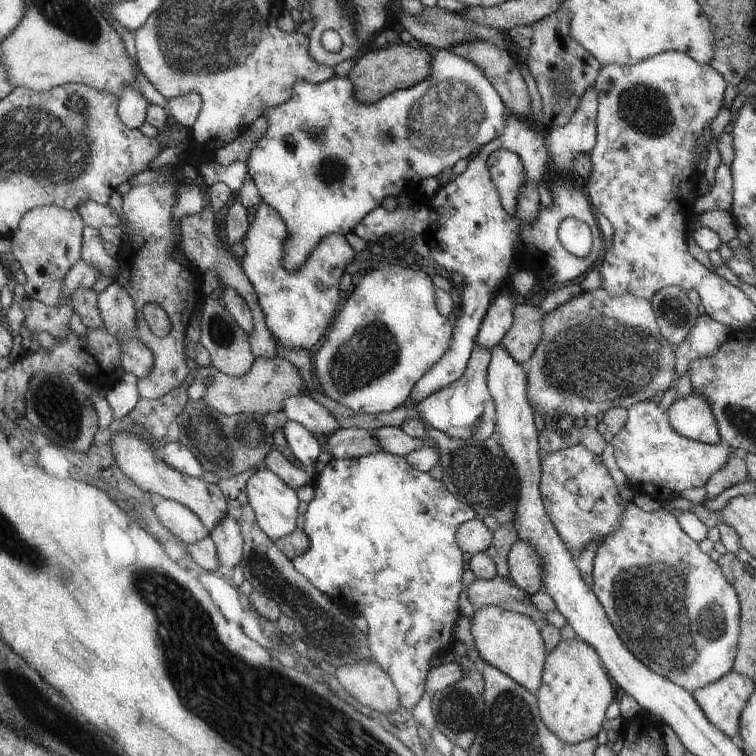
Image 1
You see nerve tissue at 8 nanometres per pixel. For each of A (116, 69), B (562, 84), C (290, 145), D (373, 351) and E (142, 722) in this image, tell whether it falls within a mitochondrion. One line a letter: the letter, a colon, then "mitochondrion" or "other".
A: other
B: mitochondrion
C: other
D: mitochondrion
E: mitochondrion

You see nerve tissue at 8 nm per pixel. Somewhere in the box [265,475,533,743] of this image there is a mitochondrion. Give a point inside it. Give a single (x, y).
(459, 710)

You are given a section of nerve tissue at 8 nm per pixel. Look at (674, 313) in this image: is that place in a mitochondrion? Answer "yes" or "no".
yes

